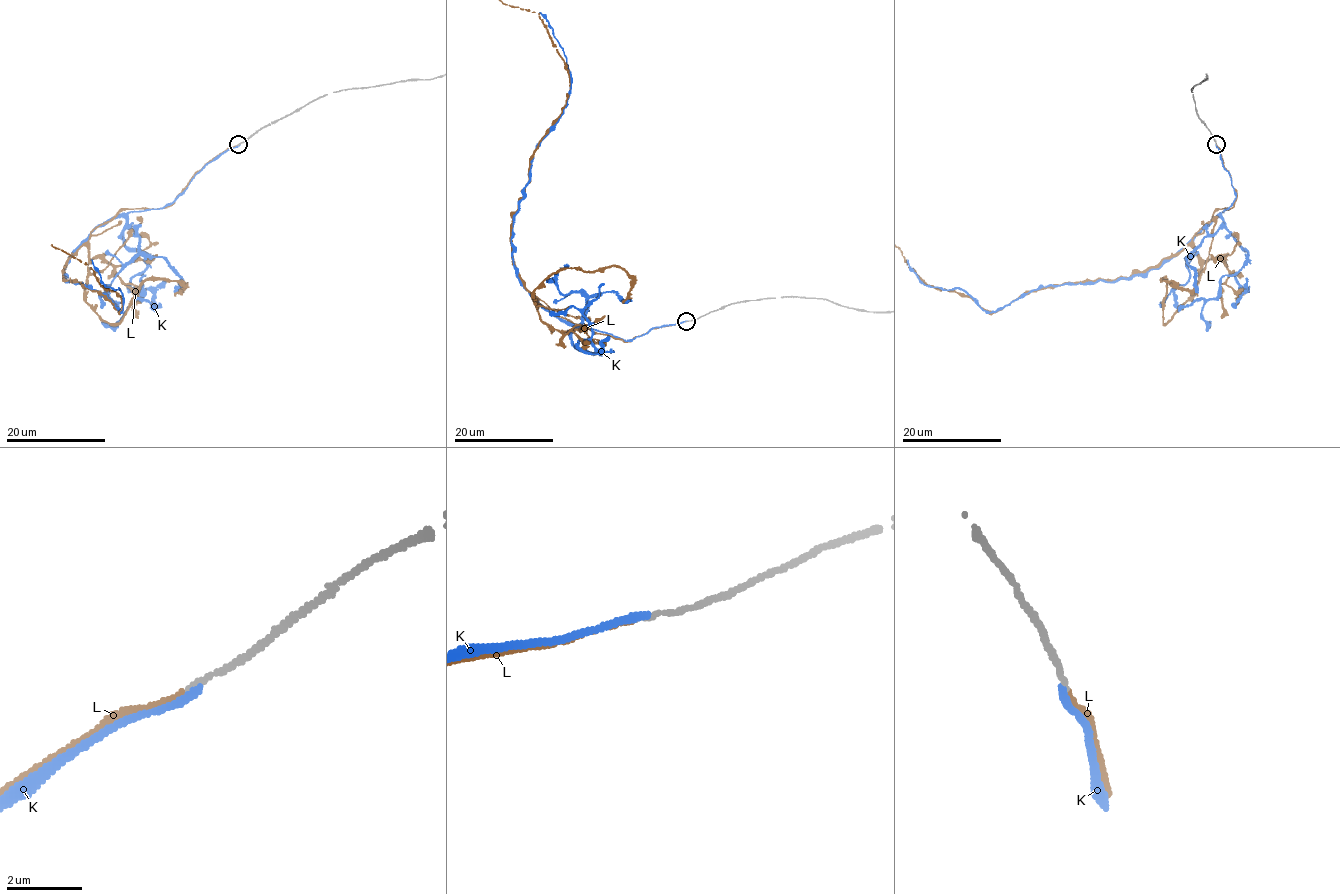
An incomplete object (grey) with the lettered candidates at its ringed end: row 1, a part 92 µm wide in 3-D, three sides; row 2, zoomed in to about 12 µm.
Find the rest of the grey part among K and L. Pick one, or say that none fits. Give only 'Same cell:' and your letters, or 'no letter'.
Same cell: L

